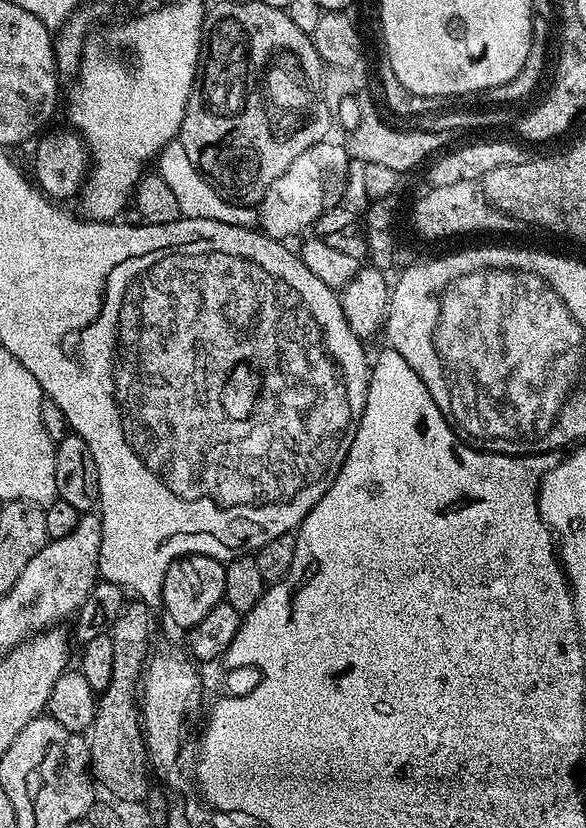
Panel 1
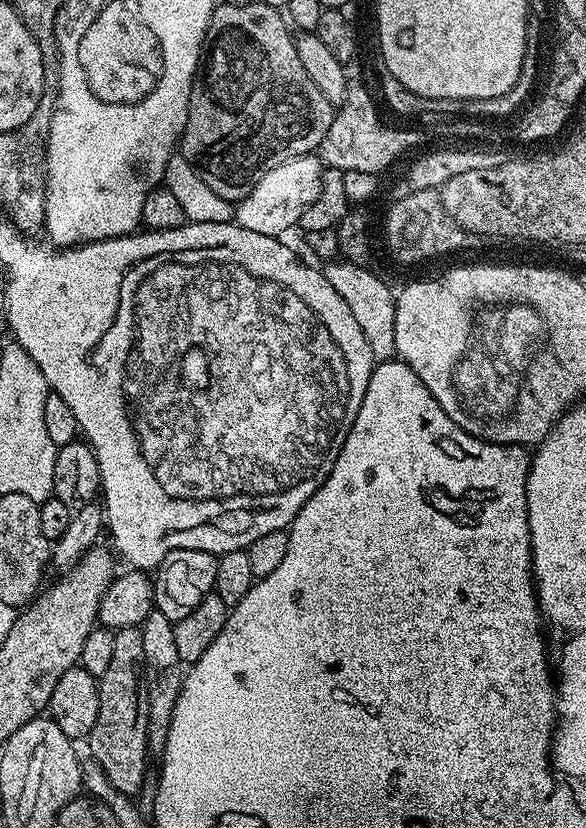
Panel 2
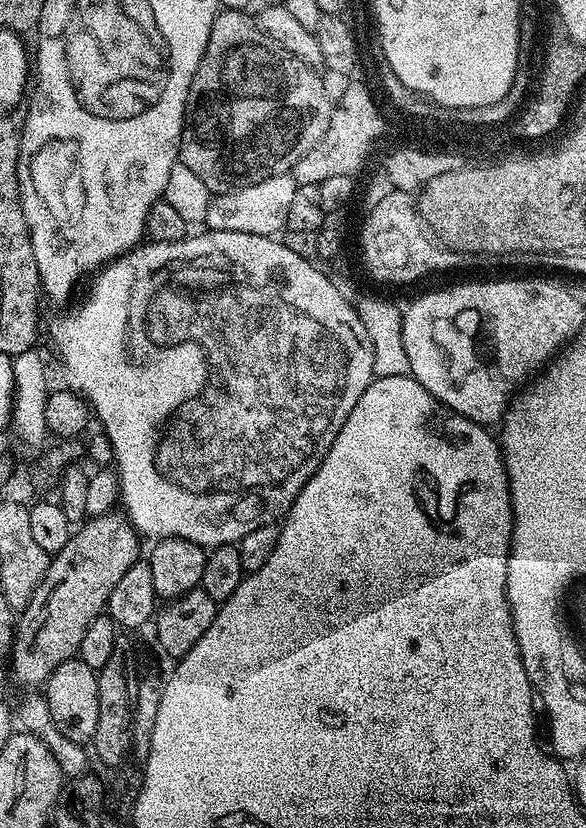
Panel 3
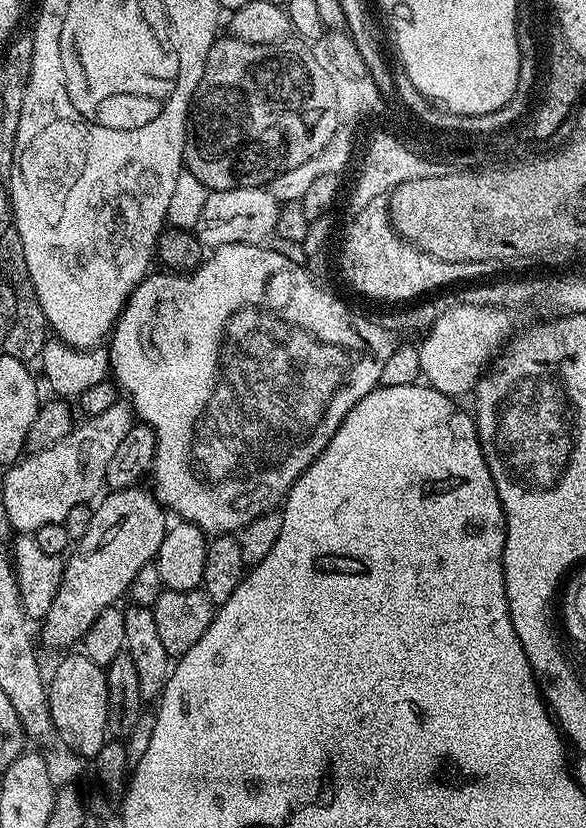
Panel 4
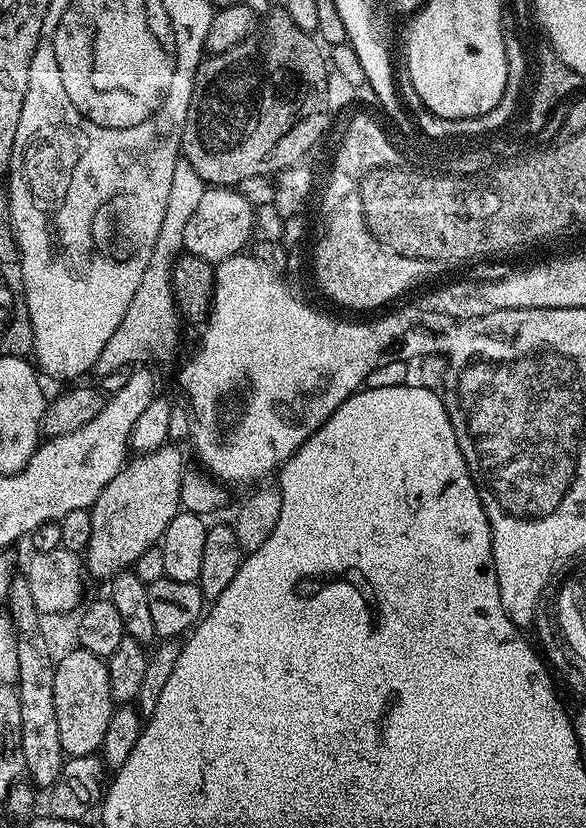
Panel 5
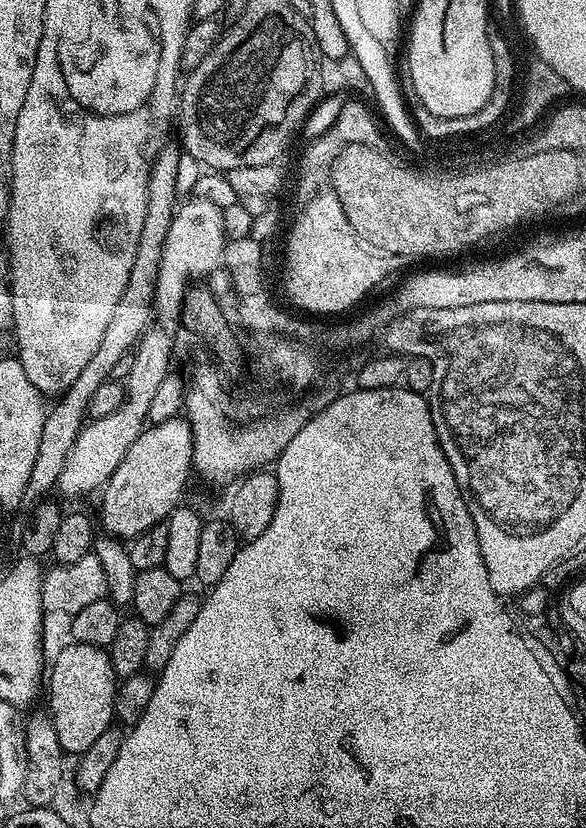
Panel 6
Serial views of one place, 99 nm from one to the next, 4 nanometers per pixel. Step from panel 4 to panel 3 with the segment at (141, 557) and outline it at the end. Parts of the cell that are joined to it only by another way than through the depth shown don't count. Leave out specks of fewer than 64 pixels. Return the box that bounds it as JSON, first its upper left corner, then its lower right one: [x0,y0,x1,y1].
[10,510,142,690]

